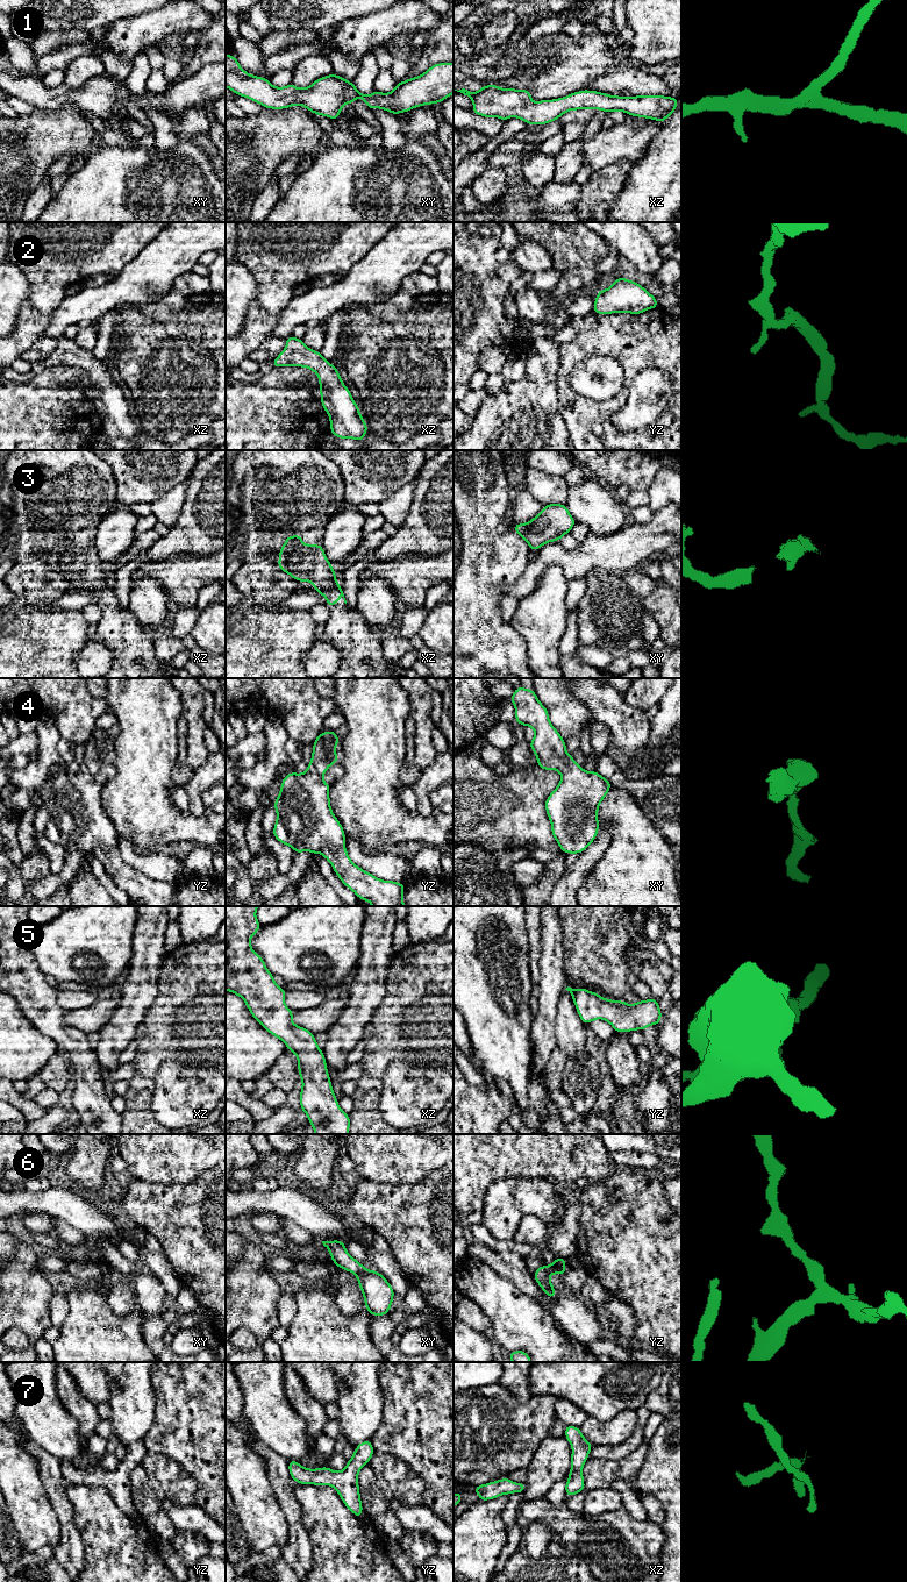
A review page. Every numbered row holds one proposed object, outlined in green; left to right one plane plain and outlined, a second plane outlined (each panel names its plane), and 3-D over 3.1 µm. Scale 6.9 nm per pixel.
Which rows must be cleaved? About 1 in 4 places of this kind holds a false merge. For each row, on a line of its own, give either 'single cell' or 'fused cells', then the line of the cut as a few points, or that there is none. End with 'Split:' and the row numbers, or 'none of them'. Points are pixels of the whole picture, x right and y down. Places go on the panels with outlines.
1: single cell | no cut
2: single cell | no cut
3: single cell | no cut
4: single cell | no cut
5: single cell | no cut
6: single cell | no cut
7: single cell | no cut
Split: none of them

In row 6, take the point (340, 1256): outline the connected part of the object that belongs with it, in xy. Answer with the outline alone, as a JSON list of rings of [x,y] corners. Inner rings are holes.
[[[341,1240],[322,1241],[329,1250],[331,1262],[338,1268],[357,1276],[357,1283],[364,1296],[365,1309],[371,1316],[386,1316],[392,1307],[394,1290],[380,1273],[369,1270],[353,1259],[345,1249],[345,1242]]]

